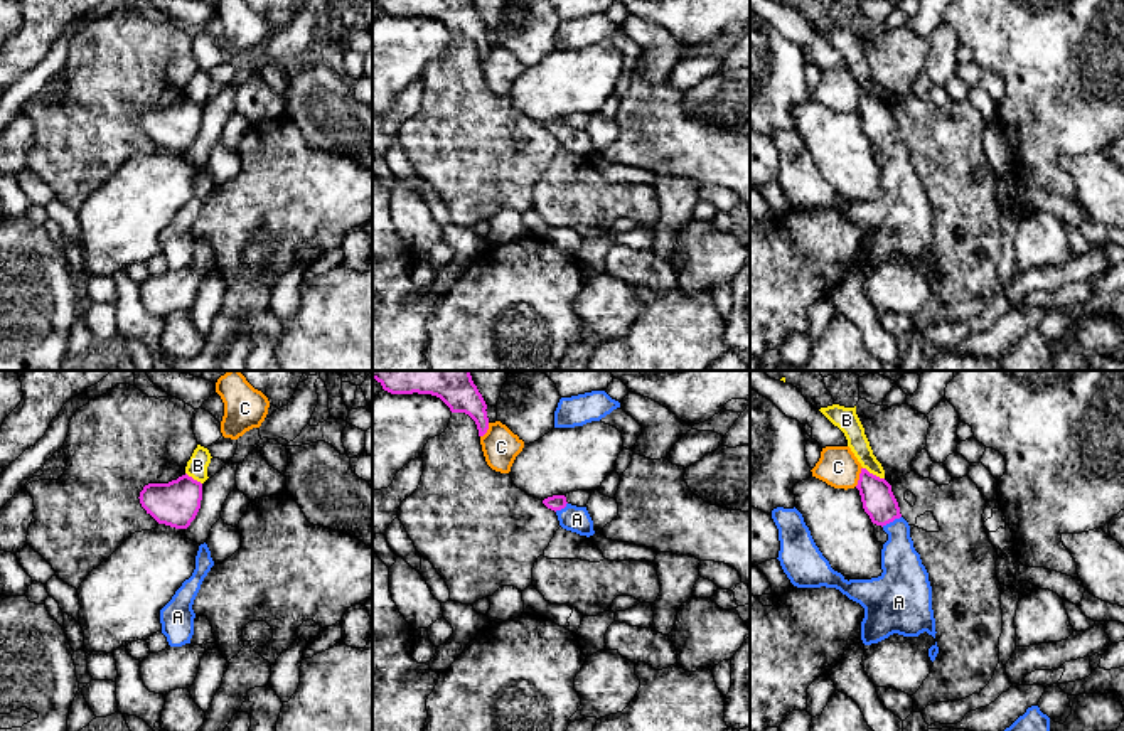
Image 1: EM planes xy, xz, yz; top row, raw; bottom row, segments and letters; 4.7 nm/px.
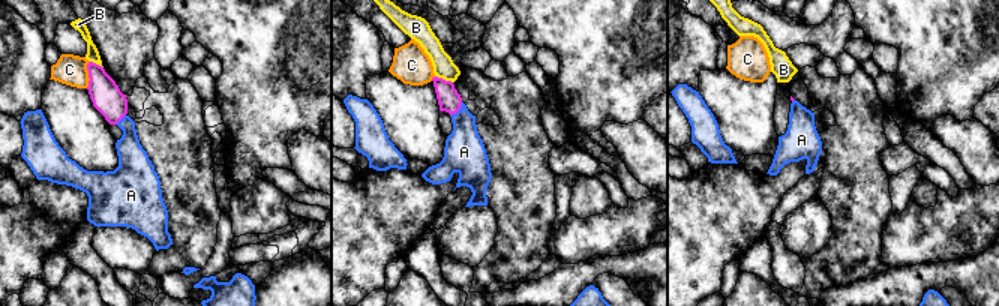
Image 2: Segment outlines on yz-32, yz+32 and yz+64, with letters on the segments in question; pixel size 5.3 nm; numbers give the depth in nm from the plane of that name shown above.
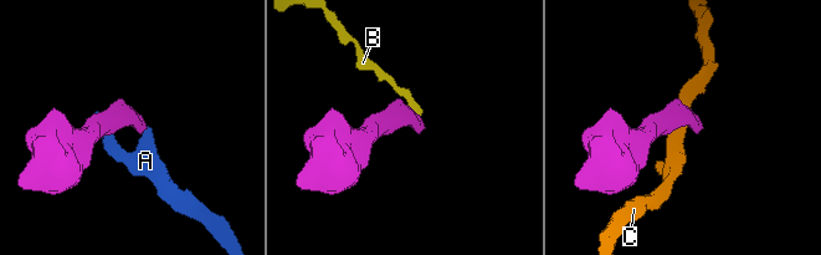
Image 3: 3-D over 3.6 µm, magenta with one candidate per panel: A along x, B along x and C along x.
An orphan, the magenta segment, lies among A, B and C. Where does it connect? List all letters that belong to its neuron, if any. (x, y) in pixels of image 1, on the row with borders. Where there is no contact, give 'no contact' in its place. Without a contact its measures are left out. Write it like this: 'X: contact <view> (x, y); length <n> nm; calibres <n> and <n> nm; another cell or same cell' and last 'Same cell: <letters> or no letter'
A: contact yz (890, 521); length 110 nm; calibres 160 and 190 nm; same cell
B: contact yz (872, 474); length 120 nm; calibres 160 and 100 nm; another cell
C: contact yz (860, 477); length 100 nm; calibres 160 and 190 nm; another cell
Same cell: A

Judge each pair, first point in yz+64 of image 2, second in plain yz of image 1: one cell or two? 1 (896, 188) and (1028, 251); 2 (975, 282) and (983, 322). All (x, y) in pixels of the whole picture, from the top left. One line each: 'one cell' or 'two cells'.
1: two cells
2: two cells

